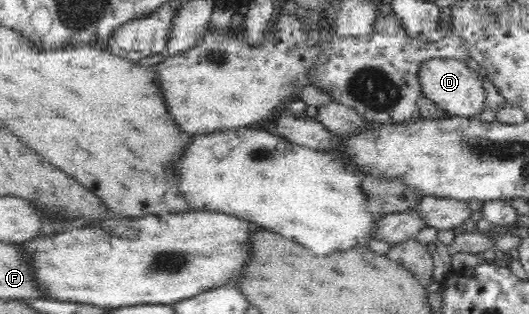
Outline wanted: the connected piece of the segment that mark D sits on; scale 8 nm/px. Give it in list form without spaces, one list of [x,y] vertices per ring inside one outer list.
[[[431,60],[421,69],[421,83],[424,96],[436,103],[449,117],[461,116],[475,118],[488,110],[486,89],[488,83],[480,79],[476,71],[472,71],[466,63],[457,60]]]

